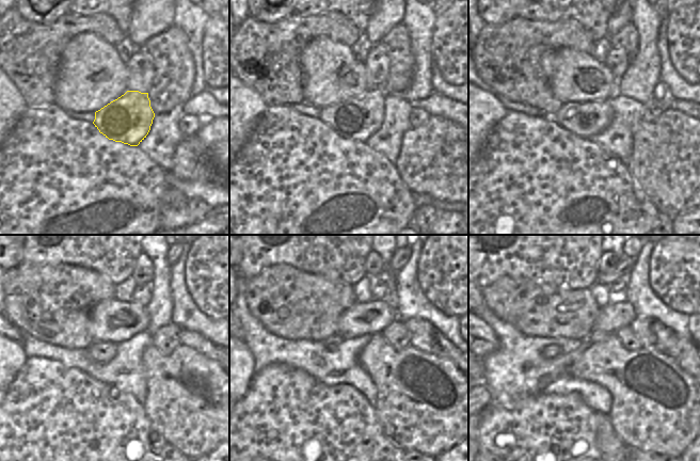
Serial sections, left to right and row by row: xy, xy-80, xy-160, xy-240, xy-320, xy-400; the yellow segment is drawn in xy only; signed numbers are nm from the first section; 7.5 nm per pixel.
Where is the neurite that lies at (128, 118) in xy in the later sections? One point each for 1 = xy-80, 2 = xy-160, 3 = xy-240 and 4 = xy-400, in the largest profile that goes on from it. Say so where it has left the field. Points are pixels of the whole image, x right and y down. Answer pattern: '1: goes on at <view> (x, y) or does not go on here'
1: goes on at xy-80 (359, 118)
2: goes on at xy-160 (587, 120)
3: goes on at xy-240 (102, 352)
4: goes on at xy-400 (551, 351)

